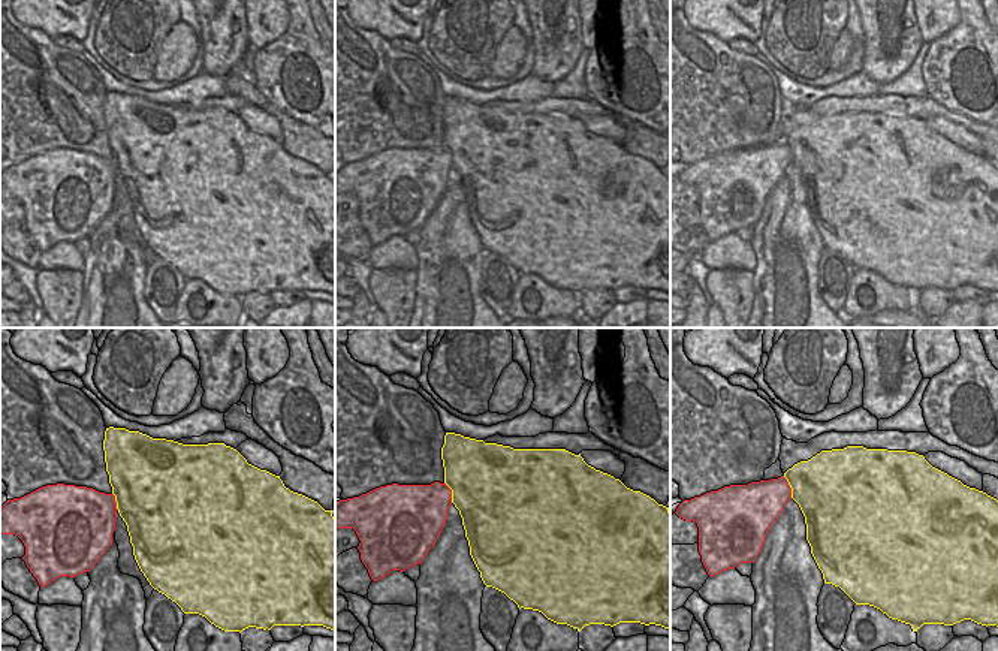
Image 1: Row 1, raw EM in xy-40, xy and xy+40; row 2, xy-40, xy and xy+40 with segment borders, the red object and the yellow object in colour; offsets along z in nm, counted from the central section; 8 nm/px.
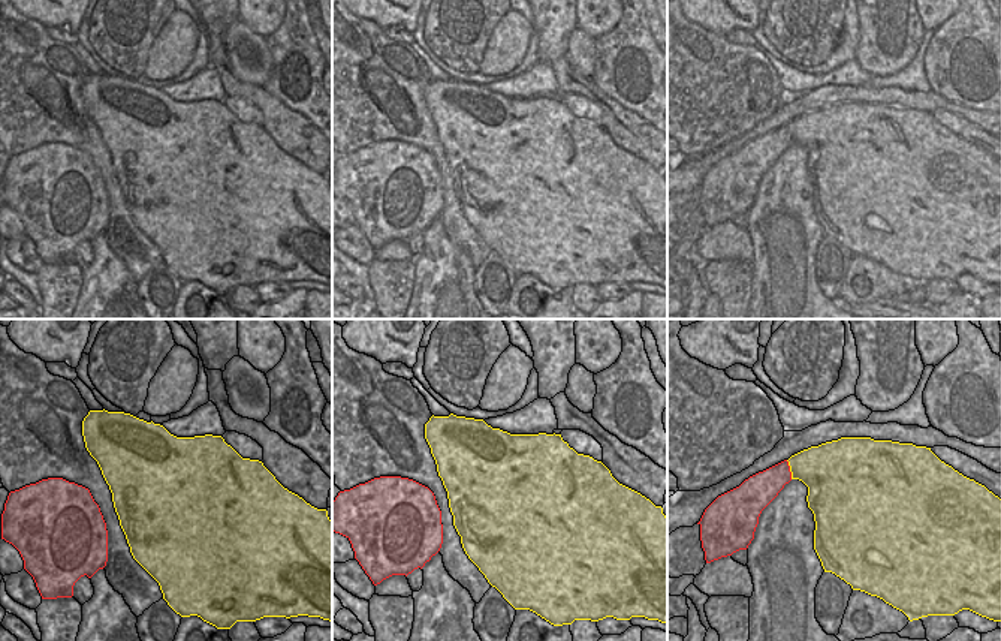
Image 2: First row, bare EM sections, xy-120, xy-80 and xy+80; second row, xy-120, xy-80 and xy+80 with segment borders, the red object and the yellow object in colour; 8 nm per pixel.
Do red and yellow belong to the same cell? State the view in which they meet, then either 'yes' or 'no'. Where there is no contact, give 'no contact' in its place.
contact in xy+40; yes

